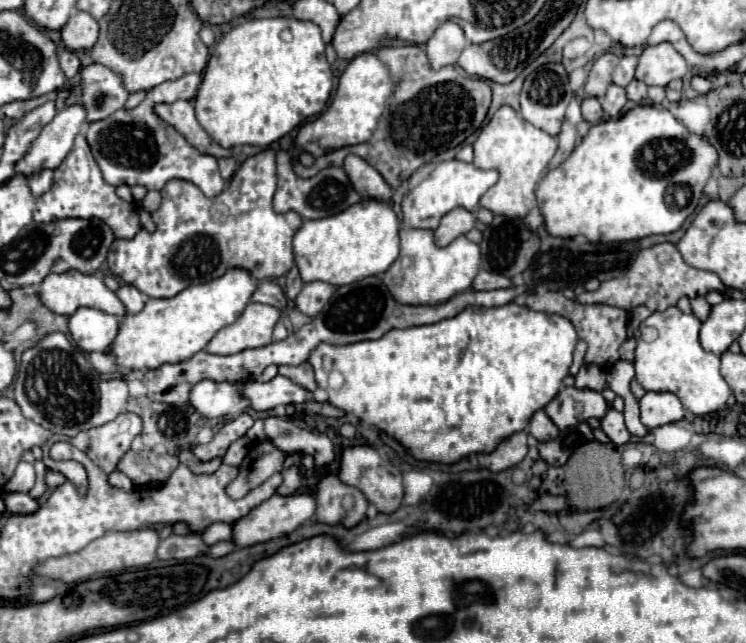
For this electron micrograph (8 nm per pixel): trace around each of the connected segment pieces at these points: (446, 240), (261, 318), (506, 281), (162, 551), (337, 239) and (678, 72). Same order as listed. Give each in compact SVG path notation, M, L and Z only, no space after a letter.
M454 208L440 220L440 226L434 230L434 238L438 246L448 246L458 236L472 230L476 224L476 216L466 208Z
M250 302L240 318L218 330L208 342L210 354L236 354L246 348L258 348L272 342L274 324L280 320L280 310L268 304Z
M480 270L472 282L474 292L482 292L482 290L498 290L498 288L508 288L512 284L510 278L502 276L502 274L492 274L488 270Z
M192 534L192 536L168 536L166 540L160 542L158 546L158 560L190 560L198 554L206 552L206 546L202 544L202 538Z
M362 200L336 216L306 220L294 234L292 250L302 282L320 280L332 286L346 286L386 272L388 266L398 258L398 218L390 204Z
M670 42L646 46L636 68L636 78L648 86L666 86L672 80L684 78L688 72L686 60Z

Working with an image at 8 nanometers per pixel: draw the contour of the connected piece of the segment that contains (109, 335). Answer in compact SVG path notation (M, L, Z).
M78 308L70 320L68 328L72 340L84 352L108 352L112 340L118 334L118 320L96 308Z

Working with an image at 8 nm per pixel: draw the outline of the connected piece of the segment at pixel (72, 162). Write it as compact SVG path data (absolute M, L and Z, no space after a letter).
M80 134L74 140L74 148L64 158L64 162L54 170L54 186L36 200L34 220L40 224L58 220L58 218L98 218L106 222L116 238L134 238L140 232L138 208L134 202L124 202L116 196L116 188L106 184L96 160L90 154L86 138Z

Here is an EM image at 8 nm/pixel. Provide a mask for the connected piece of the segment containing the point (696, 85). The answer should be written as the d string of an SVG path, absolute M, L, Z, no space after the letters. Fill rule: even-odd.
M696 74L696 76L692 76L690 86L692 86L698 94L706 94L706 92L712 88L712 78L710 78L710 76L700 76L700 74Z

